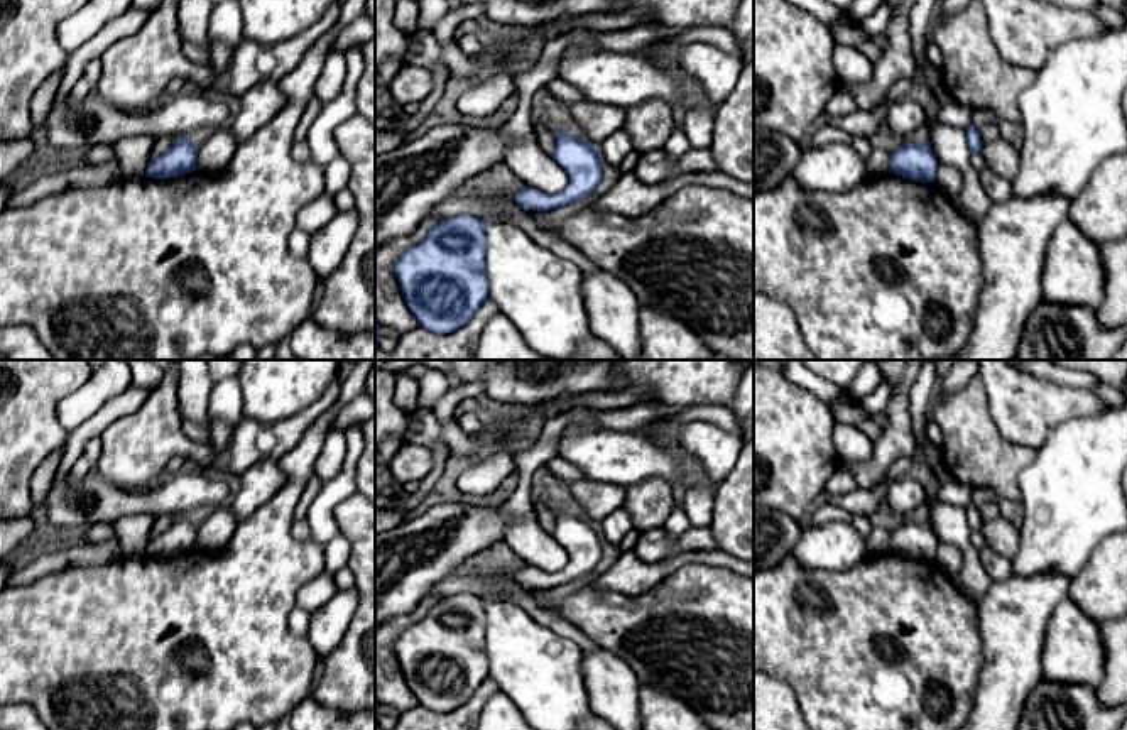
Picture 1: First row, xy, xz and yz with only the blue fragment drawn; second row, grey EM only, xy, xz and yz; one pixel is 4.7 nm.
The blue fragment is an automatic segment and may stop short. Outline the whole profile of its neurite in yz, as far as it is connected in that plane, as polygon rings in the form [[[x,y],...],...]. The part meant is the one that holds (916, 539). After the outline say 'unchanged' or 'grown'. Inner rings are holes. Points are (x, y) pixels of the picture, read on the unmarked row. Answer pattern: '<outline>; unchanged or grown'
[[[929,519],[902,522],[890,532],[890,551],[921,561],[934,561],[938,539]]]; unchanged

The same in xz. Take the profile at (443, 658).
[[[466,591],[441,597],[424,618],[397,635],[394,651],[419,705],[439,713],[455,711],[487,681],[485,603],[487,598]]]; unchanged

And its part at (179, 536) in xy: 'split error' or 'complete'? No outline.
complete

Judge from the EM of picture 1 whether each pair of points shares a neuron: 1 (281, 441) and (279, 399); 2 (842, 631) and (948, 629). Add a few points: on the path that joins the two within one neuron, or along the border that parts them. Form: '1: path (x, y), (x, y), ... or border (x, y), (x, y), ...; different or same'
1: border (315, 401), (269, 424), (240, 418); different
2: path (869, 631), (889, 631), (899, 621), (921, 629); same

